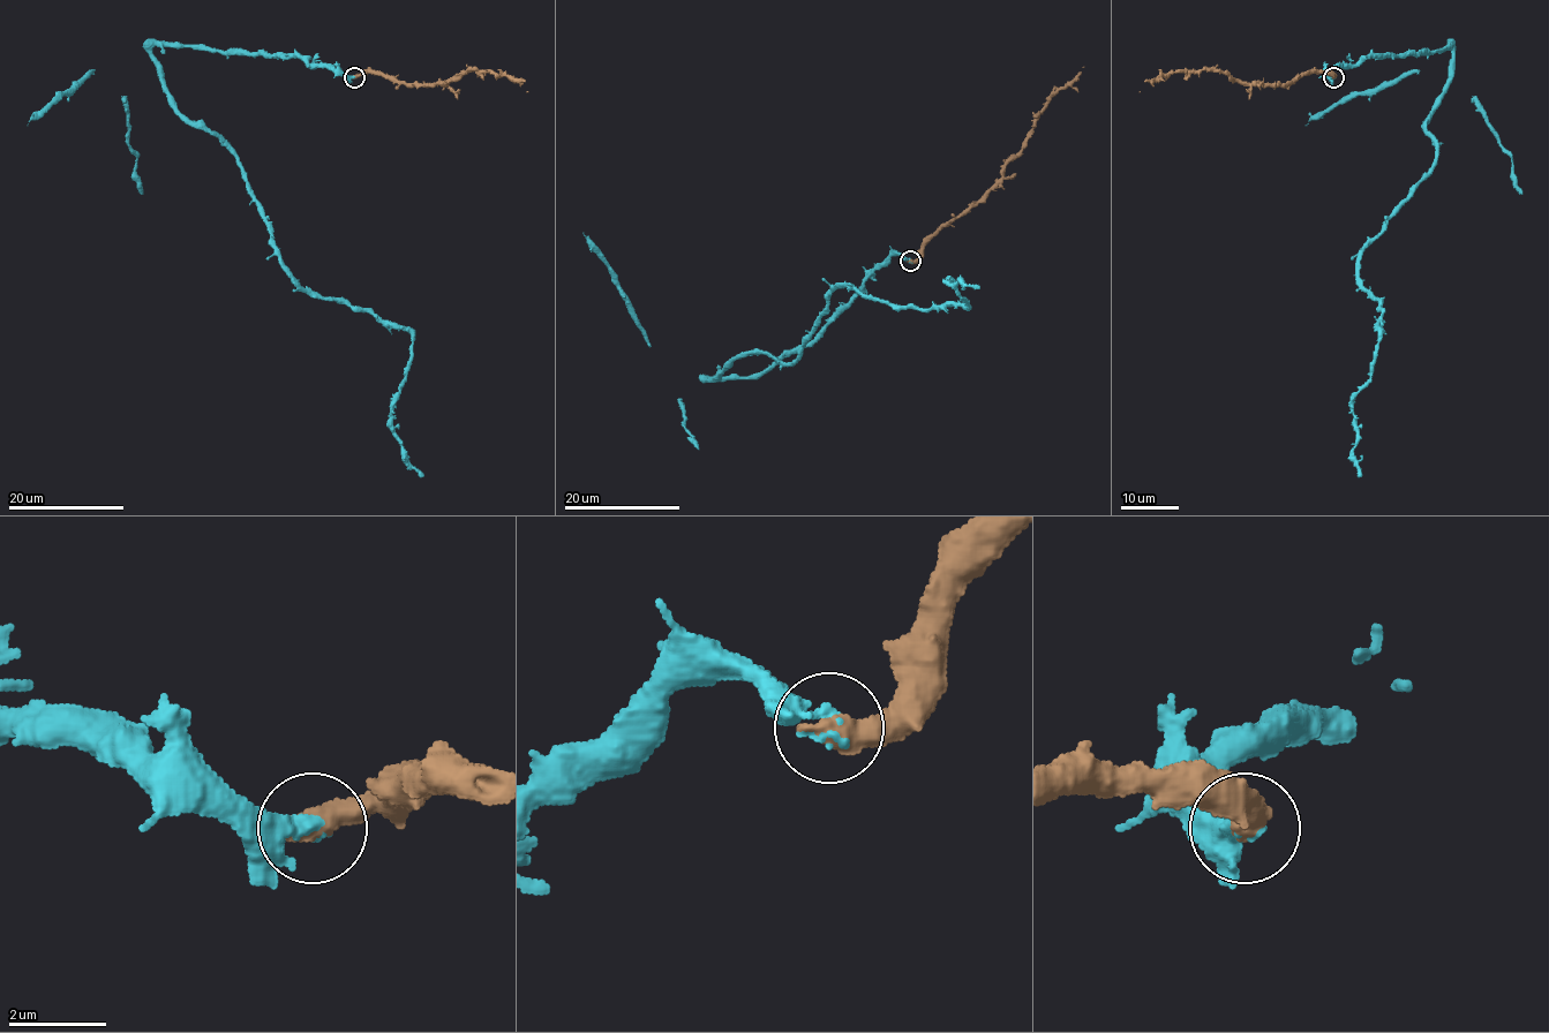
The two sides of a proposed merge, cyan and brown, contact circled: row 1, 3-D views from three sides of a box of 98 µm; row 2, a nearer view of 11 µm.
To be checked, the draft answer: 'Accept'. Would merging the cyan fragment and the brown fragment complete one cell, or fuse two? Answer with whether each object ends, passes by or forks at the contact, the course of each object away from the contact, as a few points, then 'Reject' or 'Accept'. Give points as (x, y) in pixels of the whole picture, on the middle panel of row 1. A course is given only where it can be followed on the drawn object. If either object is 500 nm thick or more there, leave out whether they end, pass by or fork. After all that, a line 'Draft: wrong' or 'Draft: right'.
Course of cyan: (909, 259), (764, 370), (707, 378), (791, 362), (839, 286), (924, 309), (968, 304), (948, 280), (979, 288). Course of brown: (909, 261), (914, 261), (918, 251), (970, 209), (1000, 176), (1002, 168), (1032, 128), (1034, 117), (1083, 67). Accept
Draft: right

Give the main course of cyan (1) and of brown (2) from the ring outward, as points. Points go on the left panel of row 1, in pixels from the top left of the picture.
1: (353, 77), (298, 57), (151, 47), (171, 103), (235, 158), (283, 266), (412, 334), (392, 432), (423, 475)
2: (353, 77), (382, 73), (414, 84), (446, 84), (466, 69), (494, 72), (523, 80), (527, 91)

